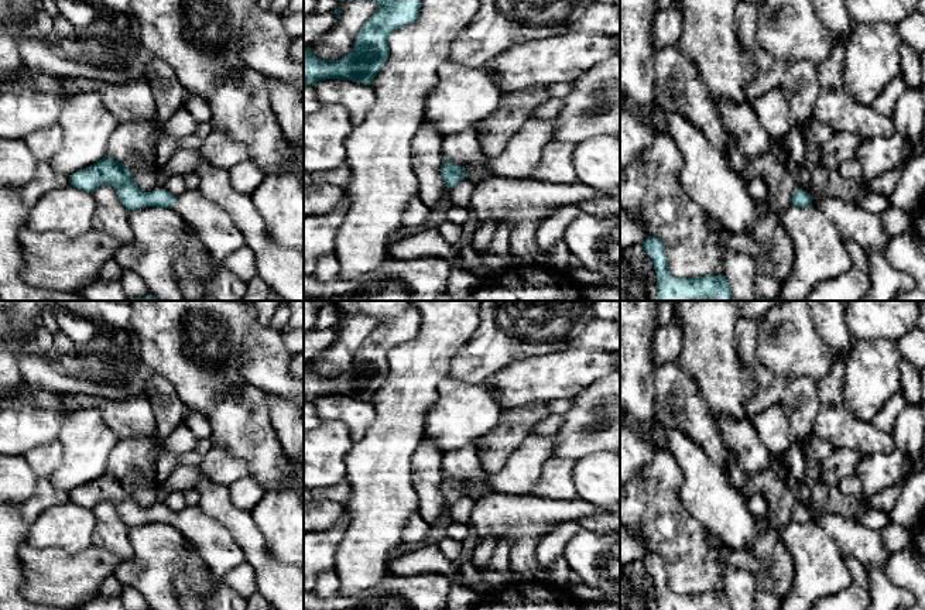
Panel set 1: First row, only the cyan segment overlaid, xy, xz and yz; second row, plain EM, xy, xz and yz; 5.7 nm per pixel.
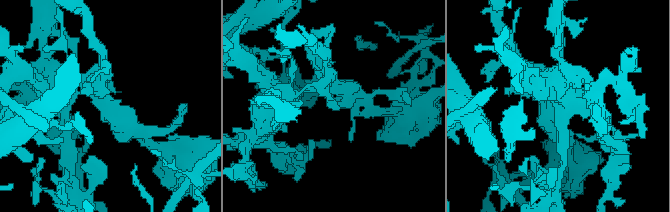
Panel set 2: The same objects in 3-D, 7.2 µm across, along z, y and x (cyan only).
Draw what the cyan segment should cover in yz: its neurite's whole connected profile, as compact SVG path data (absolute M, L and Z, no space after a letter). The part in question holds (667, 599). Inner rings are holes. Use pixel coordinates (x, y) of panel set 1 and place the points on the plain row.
M650 552L643 559L647 572L652 576L657 590L657 610L733 610L723 590L678 594L668 587L668 575L662 558Z

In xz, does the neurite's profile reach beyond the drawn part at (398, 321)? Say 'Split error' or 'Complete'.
Complete

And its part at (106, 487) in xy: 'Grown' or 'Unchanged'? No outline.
Grown

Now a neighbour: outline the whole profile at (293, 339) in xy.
M304 329L280 330L284 346L291 354L304 353Z

